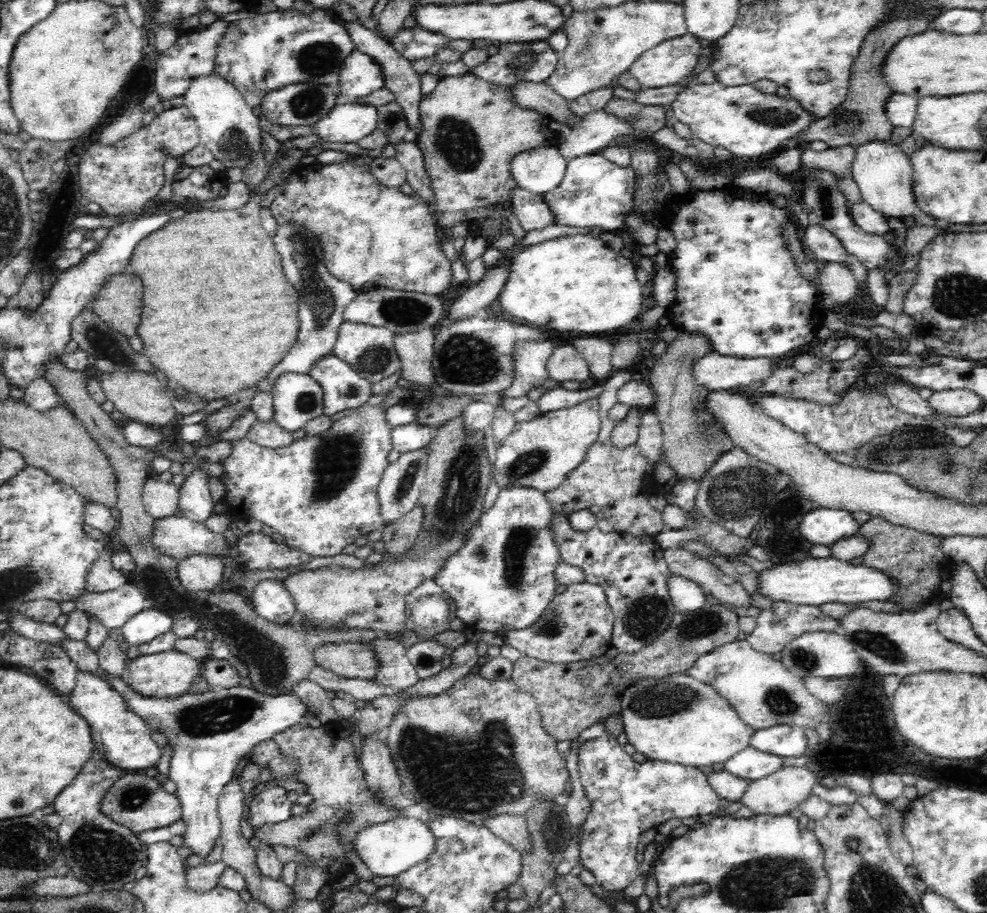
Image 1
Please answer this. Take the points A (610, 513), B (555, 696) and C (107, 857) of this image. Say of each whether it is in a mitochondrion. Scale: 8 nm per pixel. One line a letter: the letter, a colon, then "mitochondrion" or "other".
A: other
B: other
C: mitochondrion

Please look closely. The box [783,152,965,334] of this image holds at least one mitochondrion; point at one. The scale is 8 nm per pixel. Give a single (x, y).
(821, 197)

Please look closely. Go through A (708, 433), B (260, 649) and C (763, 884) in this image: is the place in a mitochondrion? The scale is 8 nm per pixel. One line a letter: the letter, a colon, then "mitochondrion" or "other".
A: mitochondrion
B: mitochondrion
C: mitochondrion

